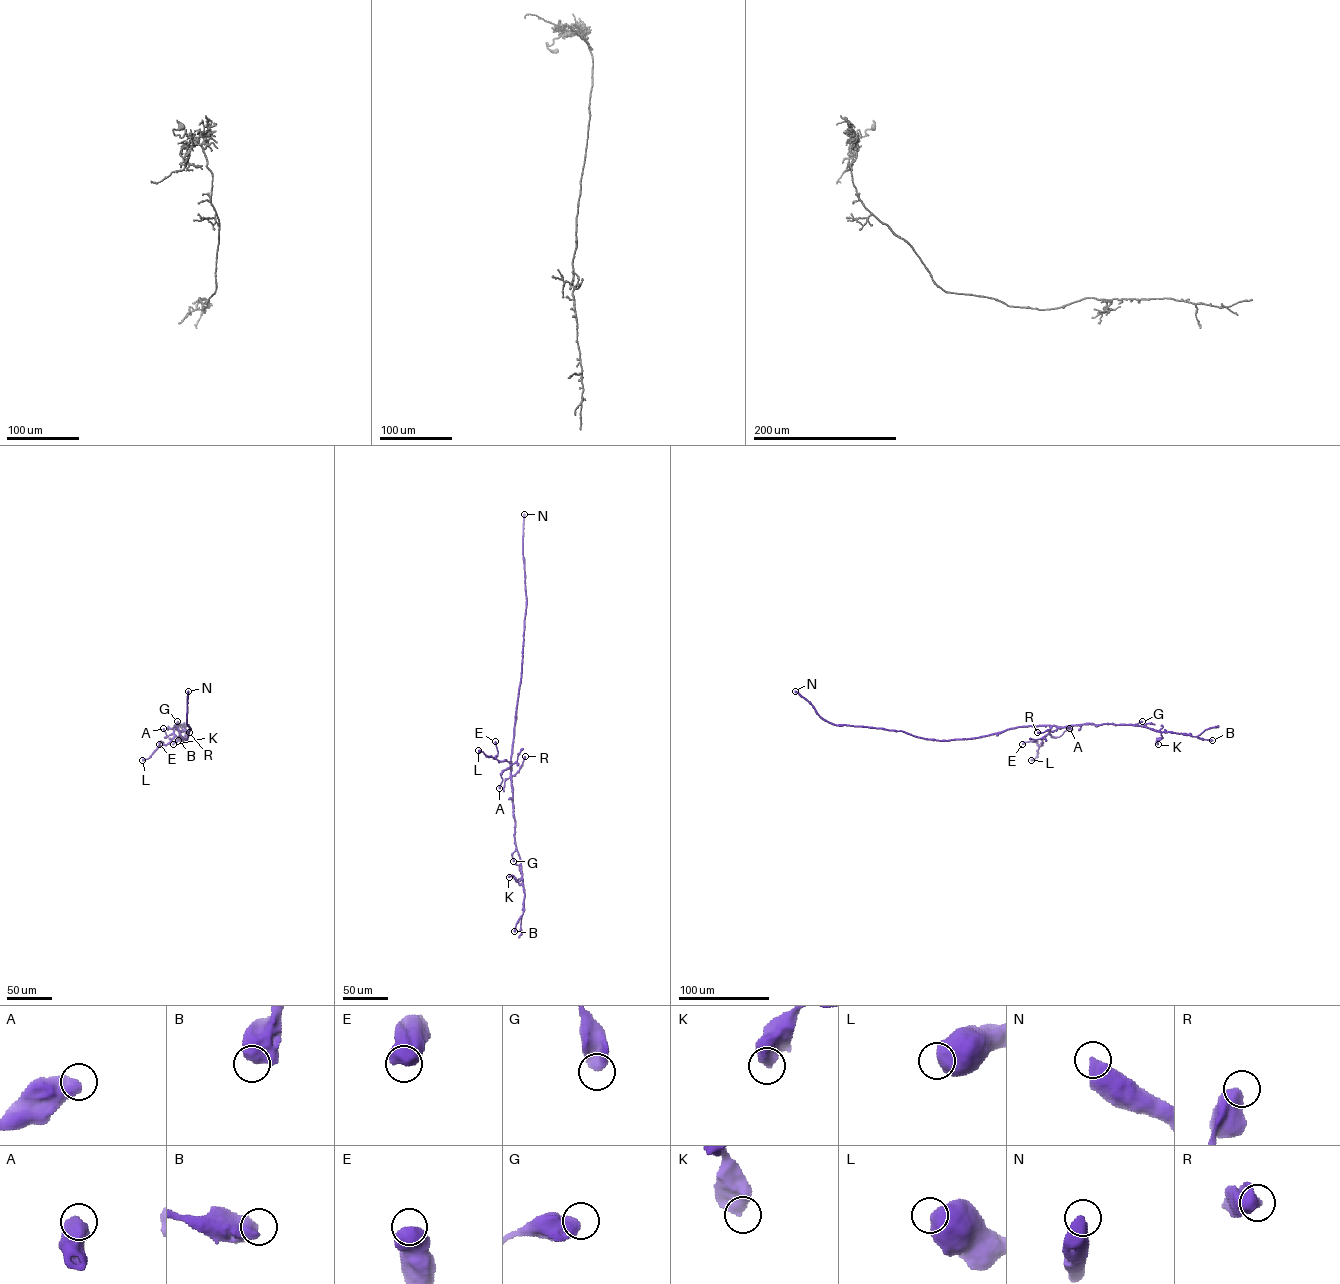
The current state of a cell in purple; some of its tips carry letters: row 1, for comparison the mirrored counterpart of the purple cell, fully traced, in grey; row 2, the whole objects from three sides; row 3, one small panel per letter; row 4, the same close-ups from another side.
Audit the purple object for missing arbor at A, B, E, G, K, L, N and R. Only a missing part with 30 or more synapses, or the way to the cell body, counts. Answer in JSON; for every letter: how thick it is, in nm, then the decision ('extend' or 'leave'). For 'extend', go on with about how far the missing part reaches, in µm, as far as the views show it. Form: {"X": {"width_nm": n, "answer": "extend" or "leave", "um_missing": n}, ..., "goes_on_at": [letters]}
{"A": {"width_nm": 600, "answer": "leave"}, "B": {"width_nm": 700, "answer": "leave"}, "E": {"width_nm": 650, "answer": "leave"}, "G": {"width_nm": 600, "answer": "leave"}, "K": {"width_nm": 650, "answer": "leave"}, "L": {"width_nm": 700, "answer": "leave"}, "N": {"width_nm": 650, "answer": "extend", "um_missing": 350}, "R": {"width_nm": 650, "answer": "leave"}, "goes_on_at": ["N"]}

